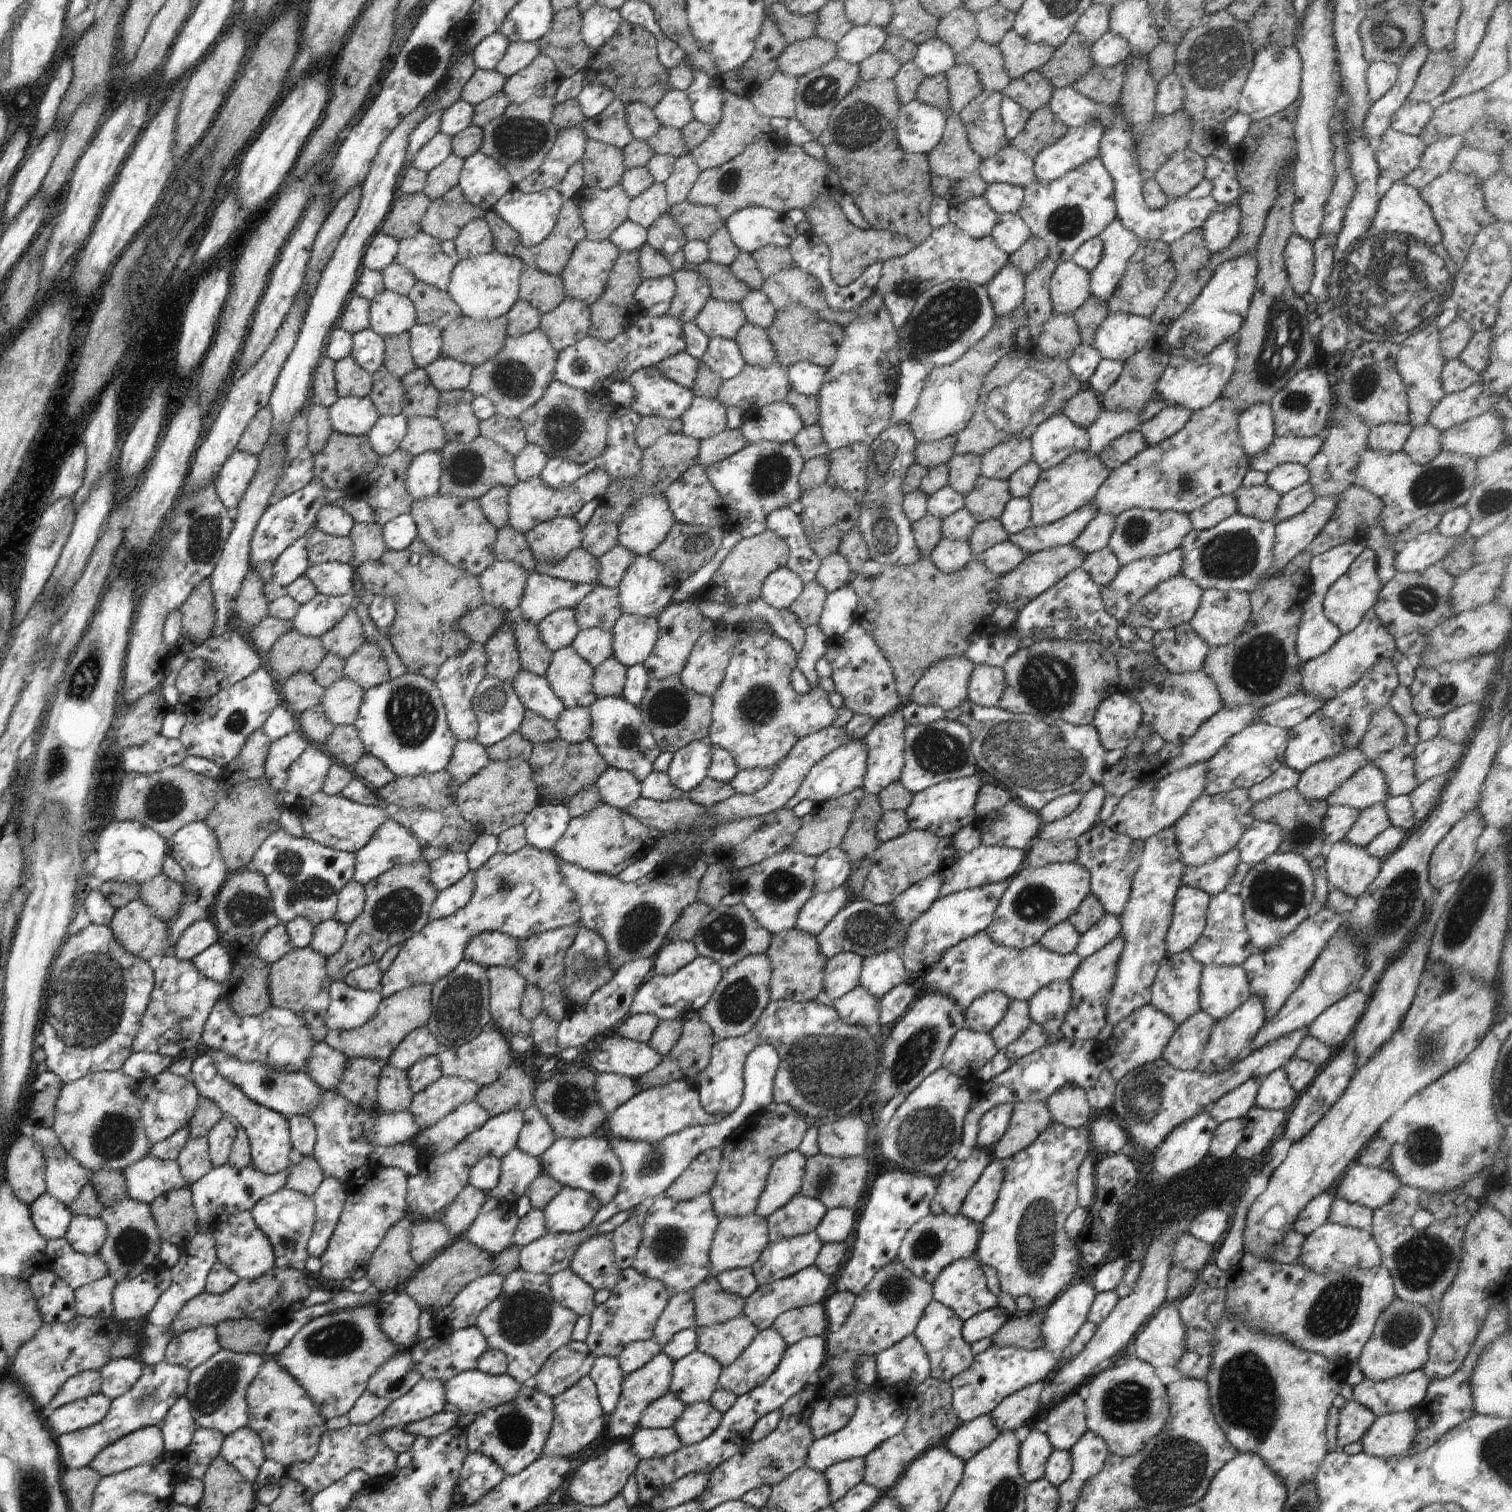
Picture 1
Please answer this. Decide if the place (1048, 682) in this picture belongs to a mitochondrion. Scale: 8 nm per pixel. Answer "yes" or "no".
yes

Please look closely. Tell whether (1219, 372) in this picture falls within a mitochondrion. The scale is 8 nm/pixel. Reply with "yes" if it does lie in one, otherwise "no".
no

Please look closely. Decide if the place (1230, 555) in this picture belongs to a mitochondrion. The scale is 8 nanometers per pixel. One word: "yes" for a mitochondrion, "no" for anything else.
yes

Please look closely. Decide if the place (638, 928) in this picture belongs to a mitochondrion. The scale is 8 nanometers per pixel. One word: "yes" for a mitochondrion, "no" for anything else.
yes

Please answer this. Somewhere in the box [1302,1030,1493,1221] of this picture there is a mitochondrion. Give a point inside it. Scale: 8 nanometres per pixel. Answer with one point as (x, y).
(1422, 1149)

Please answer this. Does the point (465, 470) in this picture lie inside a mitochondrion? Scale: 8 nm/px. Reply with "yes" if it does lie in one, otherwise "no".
yes

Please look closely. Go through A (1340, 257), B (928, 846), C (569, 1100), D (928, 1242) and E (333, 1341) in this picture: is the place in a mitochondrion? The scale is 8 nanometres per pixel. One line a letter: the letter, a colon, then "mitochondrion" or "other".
A: mitochondrion
B: other
C: mitochondrion
D: mitochondrion
E: mitochondrion

